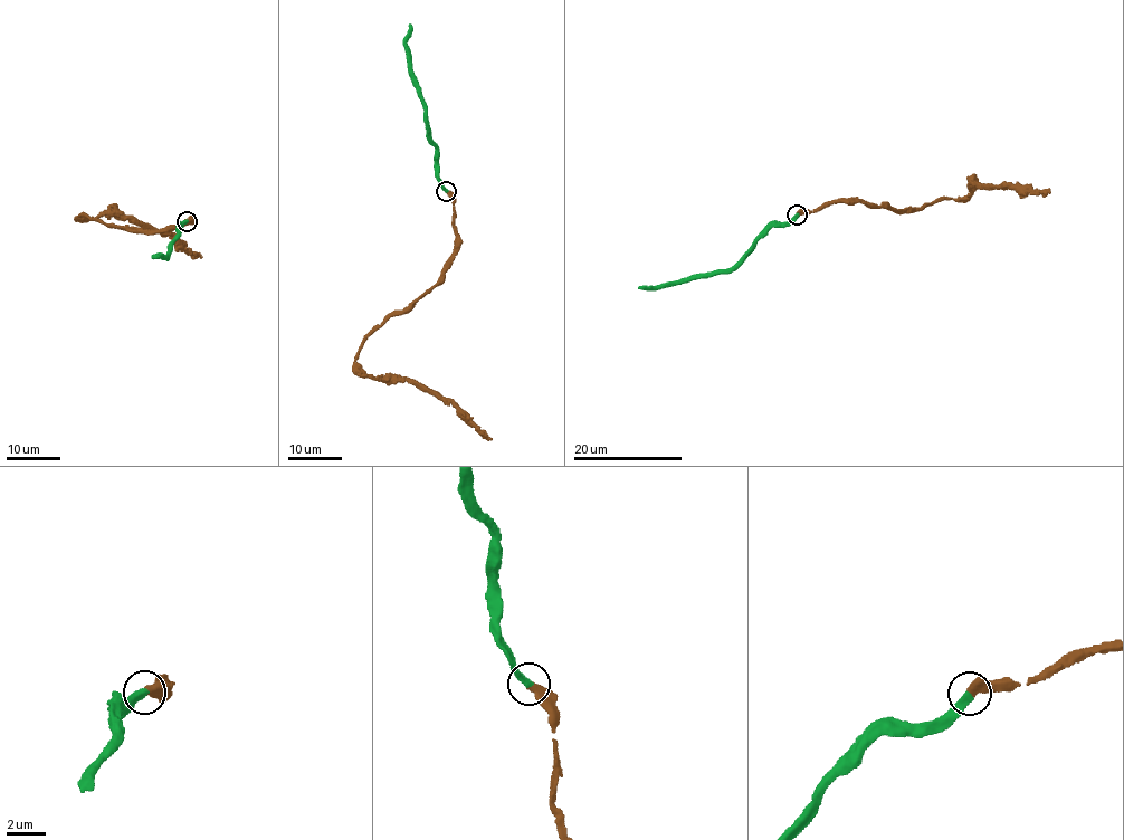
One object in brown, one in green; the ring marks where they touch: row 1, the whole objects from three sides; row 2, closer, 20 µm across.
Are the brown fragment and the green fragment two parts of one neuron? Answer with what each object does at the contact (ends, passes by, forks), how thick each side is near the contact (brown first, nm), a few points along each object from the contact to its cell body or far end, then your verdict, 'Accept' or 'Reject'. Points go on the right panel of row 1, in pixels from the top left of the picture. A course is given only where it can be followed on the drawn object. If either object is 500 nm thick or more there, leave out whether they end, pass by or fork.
At the ring brown ends. At the ring green ends. Thickness 440 nm (brown) against 380 nm. Course of brown: (798, 215), (841, 200), (913, 211), (945, 198), (965, 198), (977, 182), (1018, 183), (1035, 191), (1050, 191). Course of green: (797, 215), (783, 226), (772, 226), (731, 268), (670, 282), (658, 287), (639, 287). Accept

